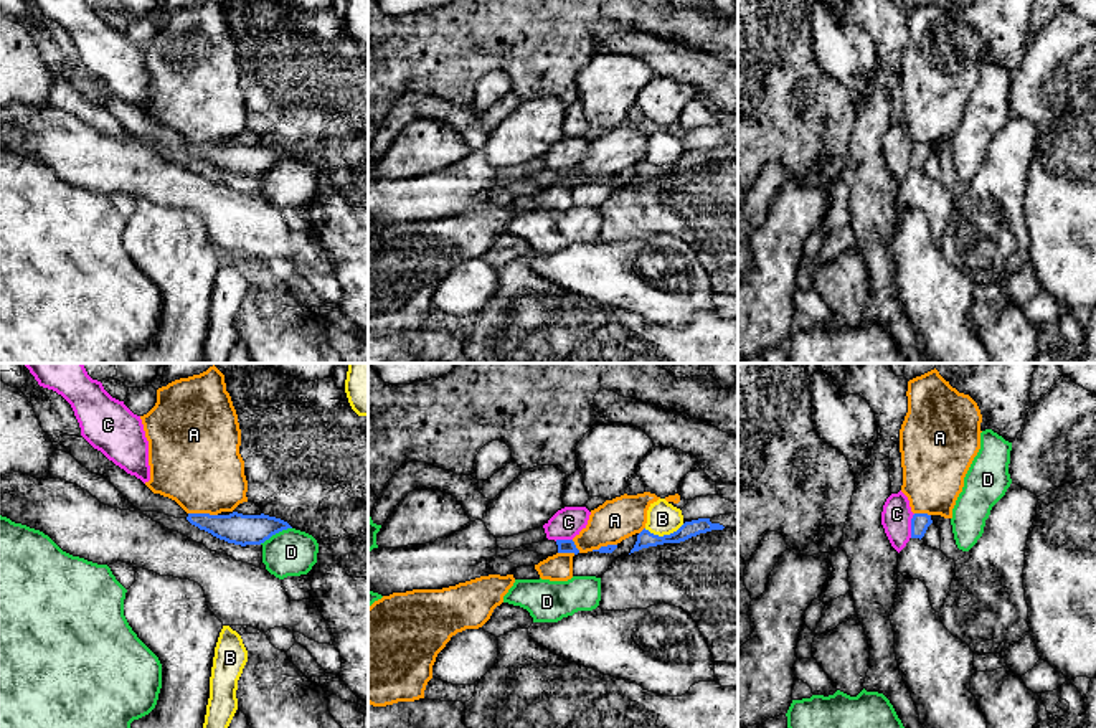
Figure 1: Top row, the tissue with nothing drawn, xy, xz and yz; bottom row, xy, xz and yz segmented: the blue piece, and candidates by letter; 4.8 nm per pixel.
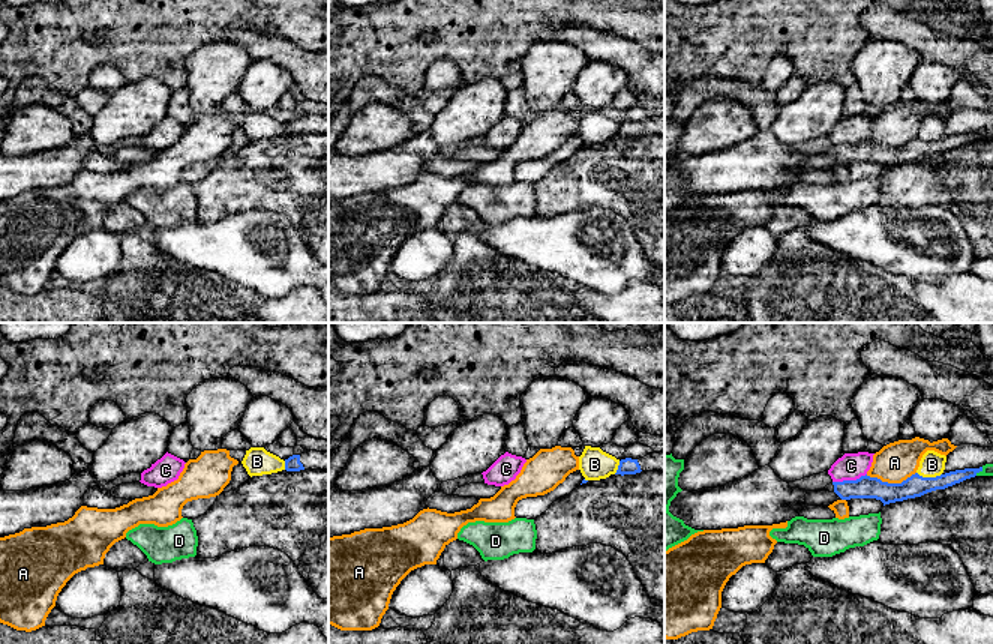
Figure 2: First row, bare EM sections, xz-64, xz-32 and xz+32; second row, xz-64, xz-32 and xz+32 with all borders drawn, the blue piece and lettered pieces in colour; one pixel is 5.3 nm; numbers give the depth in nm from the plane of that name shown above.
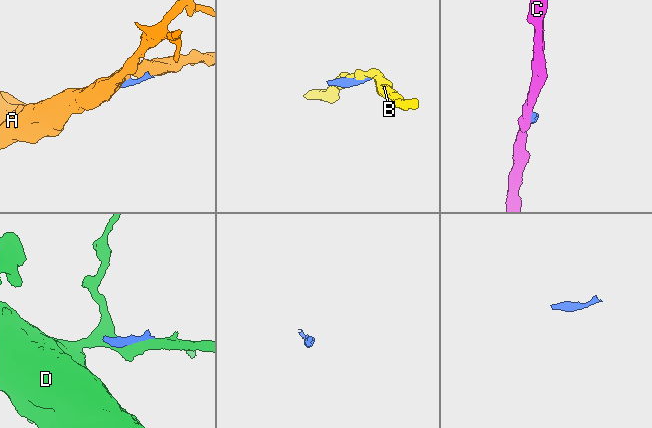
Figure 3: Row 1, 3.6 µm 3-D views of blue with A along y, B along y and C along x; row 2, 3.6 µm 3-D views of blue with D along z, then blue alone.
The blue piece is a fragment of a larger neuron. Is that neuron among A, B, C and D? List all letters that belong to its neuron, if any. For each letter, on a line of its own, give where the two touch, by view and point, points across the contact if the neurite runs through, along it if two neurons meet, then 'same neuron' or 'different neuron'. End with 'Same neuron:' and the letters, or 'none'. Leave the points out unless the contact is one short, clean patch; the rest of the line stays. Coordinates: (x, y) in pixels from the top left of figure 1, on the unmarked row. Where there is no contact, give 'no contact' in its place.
A: contact xy (203, 144); border xy (188, 142), (217, 146); different neuron
B: contact xz (664, 165); different neuron
C: contact yz (911, 156); border yz (915, 144), (910, 154), (910, 167); different neuron
D: contact xy (274, 164); different neuron
Same neuron: none

